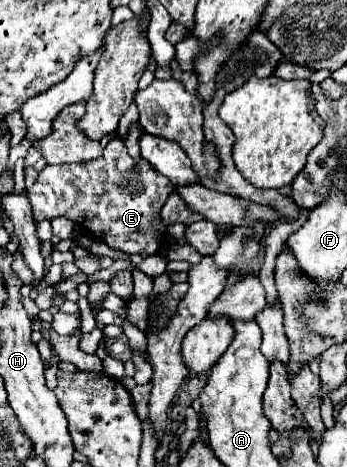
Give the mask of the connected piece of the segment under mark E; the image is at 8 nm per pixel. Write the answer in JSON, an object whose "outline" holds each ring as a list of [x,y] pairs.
{"outline":[[[114,138],[96,160],[68,166],[46,166],[38,172],[38,180],[26,190],[26,196],[38,222],[44,218],[66,216],[110,248],[146,258],[156,254],[166,240],[160,208],[172,192],[174,186],[168,178],[154,178],[152,164],[146,160],[132,160],[124,142]]]}

